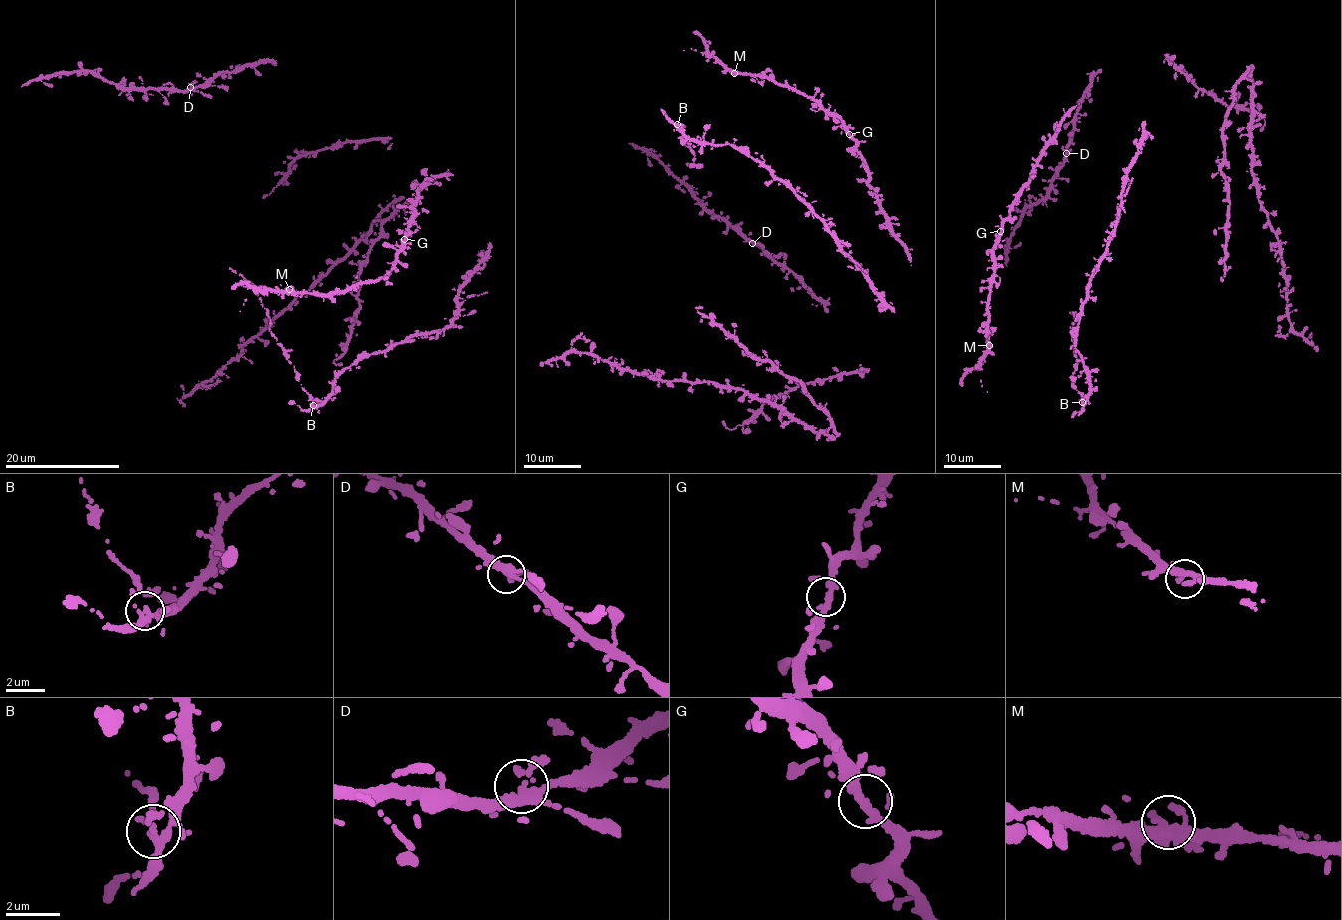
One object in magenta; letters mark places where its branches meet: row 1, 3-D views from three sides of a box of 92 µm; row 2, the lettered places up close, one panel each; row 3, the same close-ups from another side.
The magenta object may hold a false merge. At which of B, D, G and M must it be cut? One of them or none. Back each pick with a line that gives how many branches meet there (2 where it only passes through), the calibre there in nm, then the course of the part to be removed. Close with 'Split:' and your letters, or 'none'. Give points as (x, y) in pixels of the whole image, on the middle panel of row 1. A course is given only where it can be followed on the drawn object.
B: branches 4; calibre 260 nm; course (677, 124), (685, 129), (683, 144), (693, 152), (695, 165), (687, 164)
Split: B

